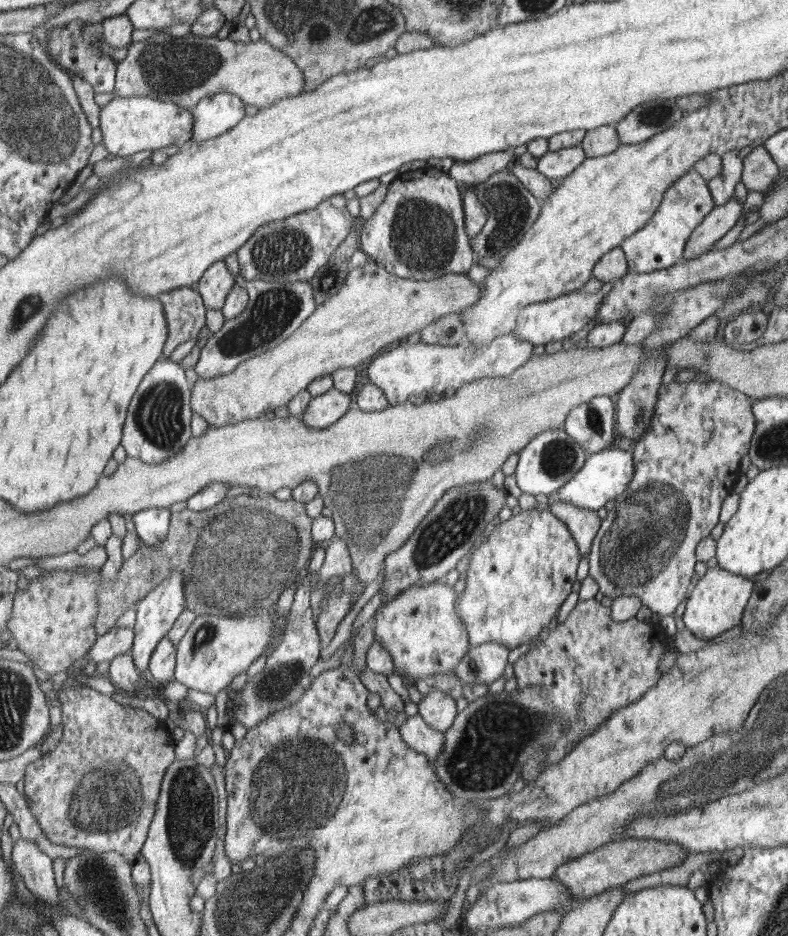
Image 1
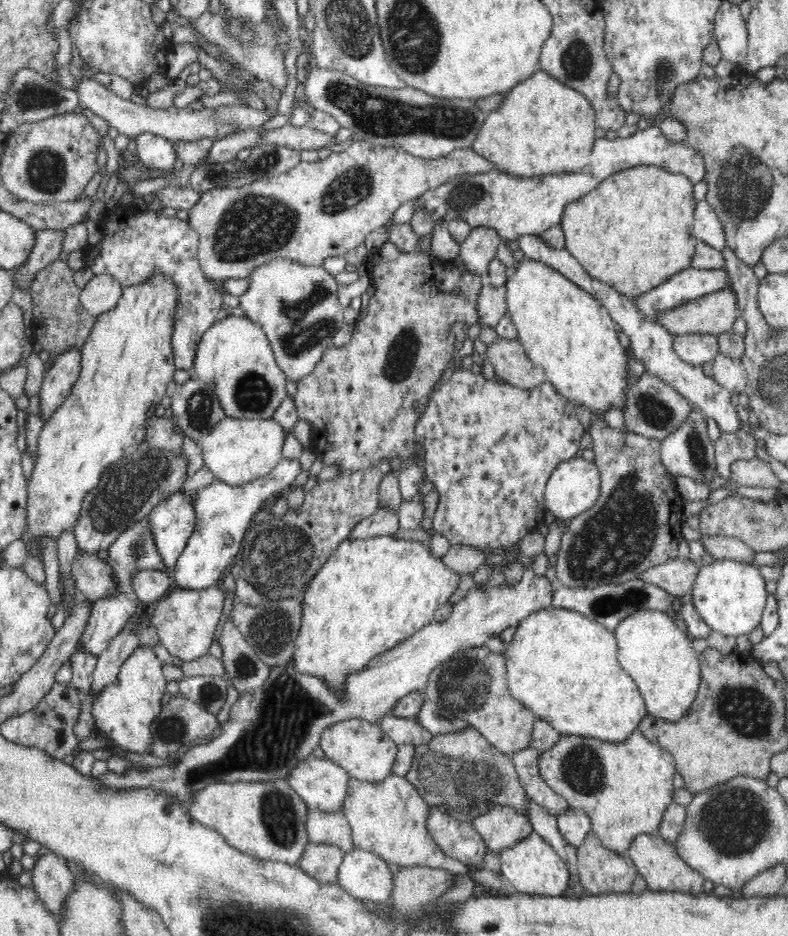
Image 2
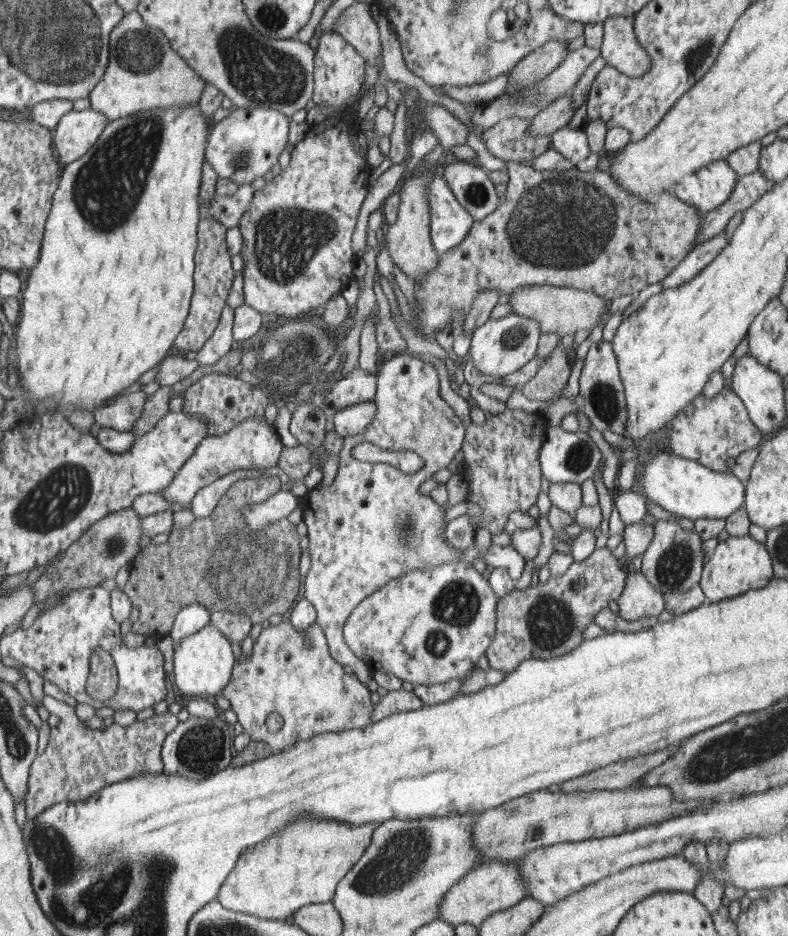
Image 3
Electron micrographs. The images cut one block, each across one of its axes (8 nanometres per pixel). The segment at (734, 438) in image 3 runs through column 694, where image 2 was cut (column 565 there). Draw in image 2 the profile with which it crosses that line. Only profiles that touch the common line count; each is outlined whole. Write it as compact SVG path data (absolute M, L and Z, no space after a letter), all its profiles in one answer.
M461 368L440 385L429 398L415 428L416 445L424 448L426 478L434 482L439 494L434 530L446 536L450 546L492 548L496 556L490 558L490 564L512 562L514 556L502 556L500 550L514 546L542 525L547 512L544 488L548 476L560 462L576 456L585 433L584 425L578 419L576 406L564 400L547 381L532 389L523 389L499 380L486 380L477 369Z

